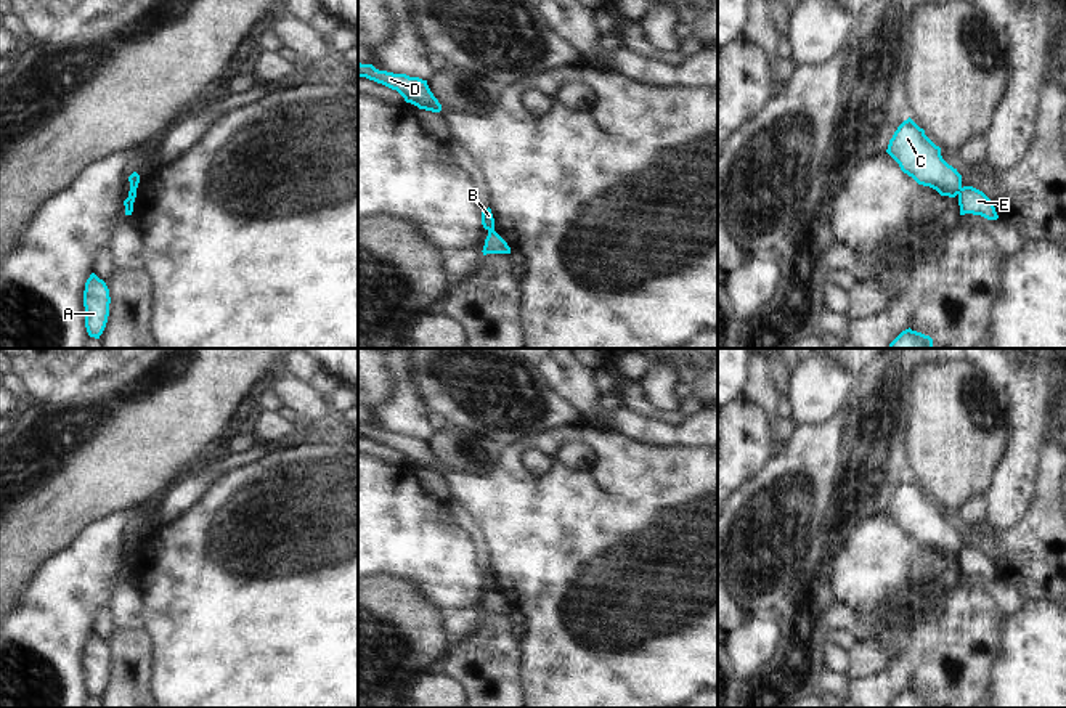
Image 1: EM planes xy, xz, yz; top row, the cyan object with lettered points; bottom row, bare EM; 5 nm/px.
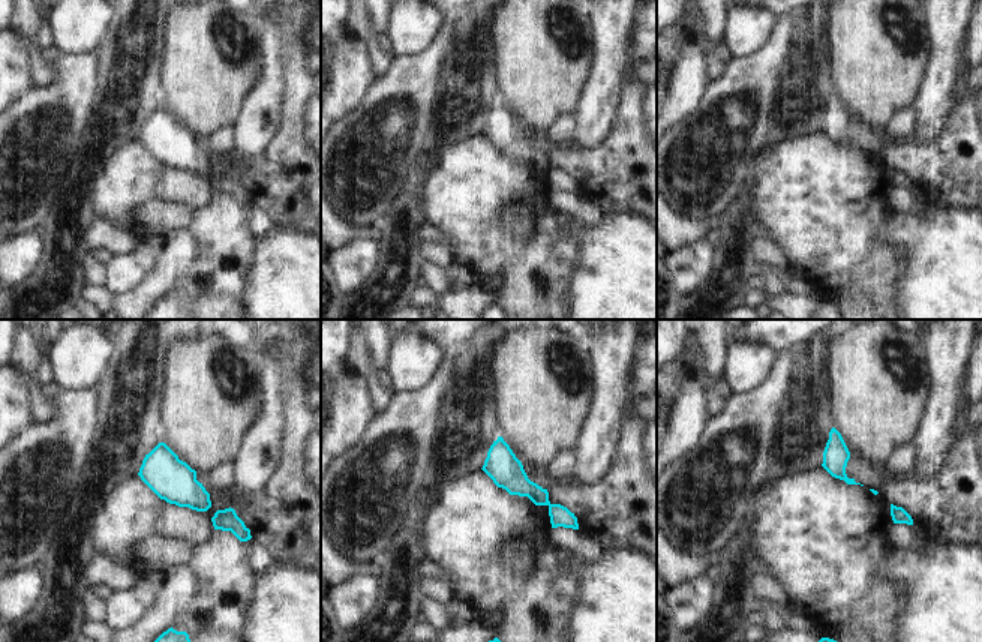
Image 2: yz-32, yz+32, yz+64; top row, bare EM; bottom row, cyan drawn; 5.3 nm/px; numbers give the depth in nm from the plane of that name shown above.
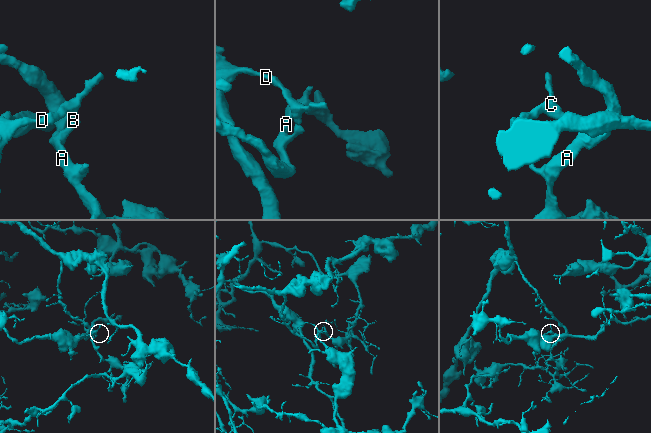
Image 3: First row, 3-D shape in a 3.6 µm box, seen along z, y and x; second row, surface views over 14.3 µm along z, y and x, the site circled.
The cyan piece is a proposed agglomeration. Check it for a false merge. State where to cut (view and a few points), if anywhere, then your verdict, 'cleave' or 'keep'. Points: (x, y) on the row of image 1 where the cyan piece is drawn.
cut in xz along (493, 228), (488, 231); cleave

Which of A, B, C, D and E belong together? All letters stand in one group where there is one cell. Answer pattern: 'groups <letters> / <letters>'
groups A E / B C D

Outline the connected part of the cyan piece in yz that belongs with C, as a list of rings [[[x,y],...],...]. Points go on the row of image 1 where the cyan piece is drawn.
[[[910,117],[897,127],[886,153],[918,185],[949,197],[960,193],[962,175],[942,159],[941,148]]]

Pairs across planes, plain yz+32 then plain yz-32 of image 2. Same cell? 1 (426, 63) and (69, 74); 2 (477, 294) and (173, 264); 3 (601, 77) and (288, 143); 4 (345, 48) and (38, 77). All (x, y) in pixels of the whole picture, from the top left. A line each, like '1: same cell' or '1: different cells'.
1: same cell
2: same cell
3: different cells
4: different cells

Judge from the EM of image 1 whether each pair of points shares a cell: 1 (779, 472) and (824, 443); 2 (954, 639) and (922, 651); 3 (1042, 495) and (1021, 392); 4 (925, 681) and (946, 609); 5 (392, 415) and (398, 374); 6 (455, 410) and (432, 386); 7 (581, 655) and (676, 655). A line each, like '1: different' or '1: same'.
1: same
2: different
3: different
4: same
5: same
6: same
7: same

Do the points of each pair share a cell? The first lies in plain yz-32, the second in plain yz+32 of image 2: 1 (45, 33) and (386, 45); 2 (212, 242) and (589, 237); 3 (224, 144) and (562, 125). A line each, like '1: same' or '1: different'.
1: same
2: different
3: same

